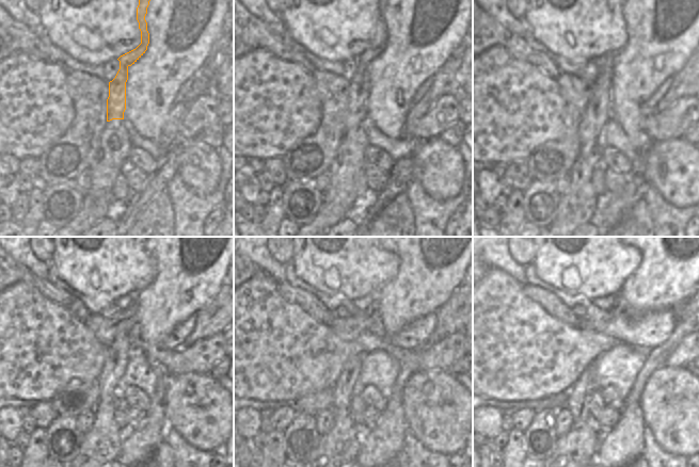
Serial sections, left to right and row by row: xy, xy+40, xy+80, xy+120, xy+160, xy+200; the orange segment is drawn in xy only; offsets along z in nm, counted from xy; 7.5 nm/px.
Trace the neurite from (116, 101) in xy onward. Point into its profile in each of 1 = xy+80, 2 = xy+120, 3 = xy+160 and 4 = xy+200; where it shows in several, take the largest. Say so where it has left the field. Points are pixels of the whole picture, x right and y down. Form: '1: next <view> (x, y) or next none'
1: next xy+80 (597, 113)
2: next xy+120 (118, 352)
3: next xy+160 (347, 384)
4: next xy+200 (577, 402)

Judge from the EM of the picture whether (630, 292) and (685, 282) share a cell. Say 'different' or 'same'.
same

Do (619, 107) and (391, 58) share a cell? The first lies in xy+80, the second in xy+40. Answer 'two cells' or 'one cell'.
one cell

